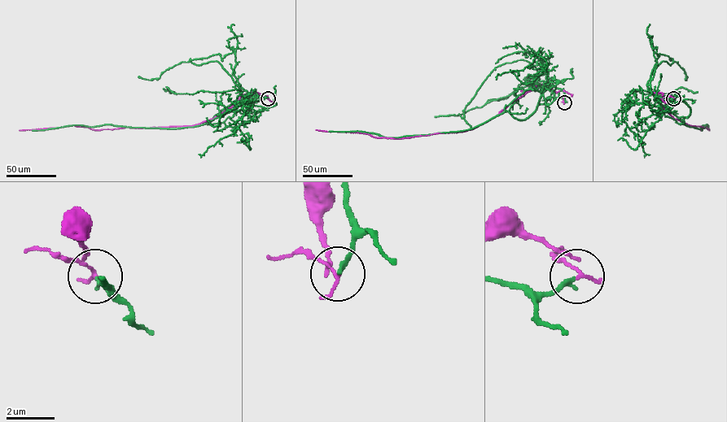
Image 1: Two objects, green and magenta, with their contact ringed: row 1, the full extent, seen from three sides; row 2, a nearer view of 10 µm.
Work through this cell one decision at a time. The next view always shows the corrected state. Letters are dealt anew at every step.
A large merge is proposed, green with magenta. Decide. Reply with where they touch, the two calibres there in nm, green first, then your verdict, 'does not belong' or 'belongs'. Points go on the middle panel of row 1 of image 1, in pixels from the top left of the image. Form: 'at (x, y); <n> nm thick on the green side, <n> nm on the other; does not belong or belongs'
at (564, 102); 200 nm thick on the green side, 90 nm on the other; does not belong

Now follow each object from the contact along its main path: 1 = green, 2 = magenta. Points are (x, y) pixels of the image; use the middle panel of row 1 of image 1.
1: (564, 102), (552, 84), (532, 113), (514, 119), (510, 106), (536, 82), (533, 76), (480, 107), (435, 116)
2: (564, 102), (563, 90), (556, 92), (548, 83), (537, 84), (488, 120), (464, 131), (394, 139), (316, 129)

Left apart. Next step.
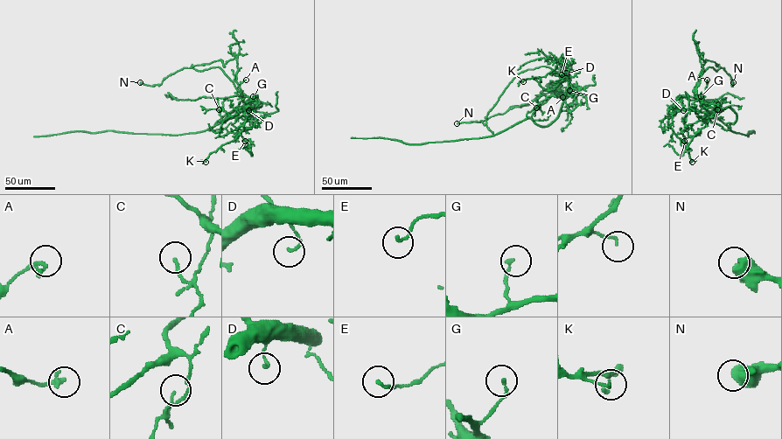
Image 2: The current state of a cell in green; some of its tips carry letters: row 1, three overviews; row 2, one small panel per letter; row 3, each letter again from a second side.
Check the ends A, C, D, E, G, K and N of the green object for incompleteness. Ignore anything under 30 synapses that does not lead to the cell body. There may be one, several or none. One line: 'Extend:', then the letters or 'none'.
Extend: none

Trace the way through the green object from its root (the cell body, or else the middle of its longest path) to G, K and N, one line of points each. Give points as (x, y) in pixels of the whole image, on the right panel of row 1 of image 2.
G: (728, 126), (736, 121), (735, 112), (727, 108), (710, 117), (701, 96)
K: (728, 126), (736, 119), (729, 108), (710, 117), (683, 108), (671, 117), (668, 125), (687, 142), (692, 162)
N: (728, 126), (708, 110), (693, 90), (708, 67), (716, 71), (724, 67), (732, 86), (733, 82)

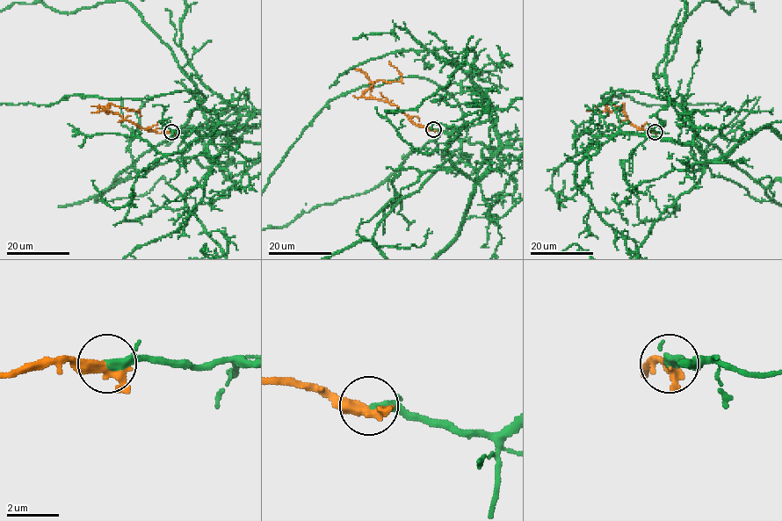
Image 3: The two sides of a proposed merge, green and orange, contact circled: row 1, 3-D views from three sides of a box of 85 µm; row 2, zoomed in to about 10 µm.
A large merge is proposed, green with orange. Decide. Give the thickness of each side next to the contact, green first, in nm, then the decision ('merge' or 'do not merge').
calibres 280 and 360 nm; merge

